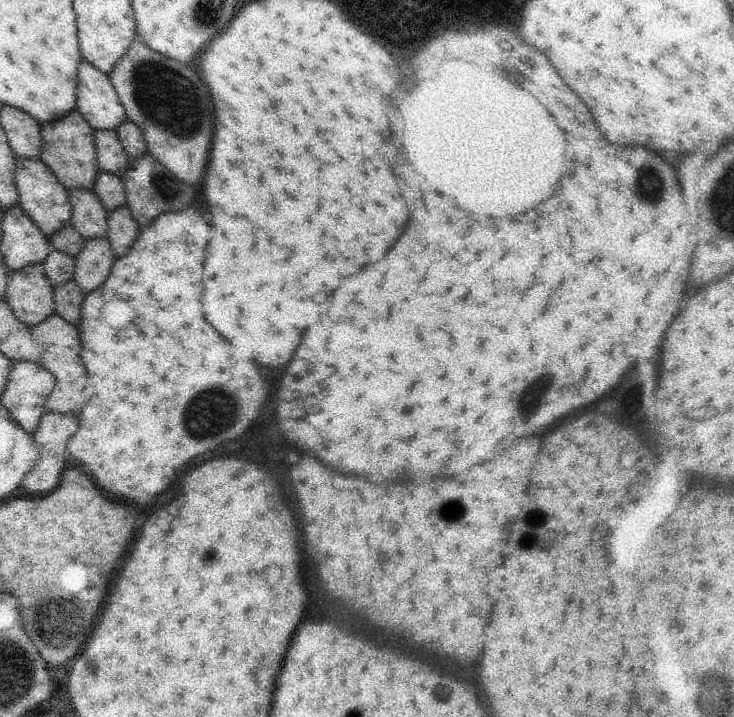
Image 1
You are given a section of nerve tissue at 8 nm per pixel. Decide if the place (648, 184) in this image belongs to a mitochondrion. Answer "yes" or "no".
yes

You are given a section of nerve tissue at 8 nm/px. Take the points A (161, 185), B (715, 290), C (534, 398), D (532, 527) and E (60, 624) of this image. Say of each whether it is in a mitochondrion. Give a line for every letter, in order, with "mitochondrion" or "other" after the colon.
A: mitochondrion
B: other
C: mitochondrion
D: mitochondrion
E: mitochondrion

